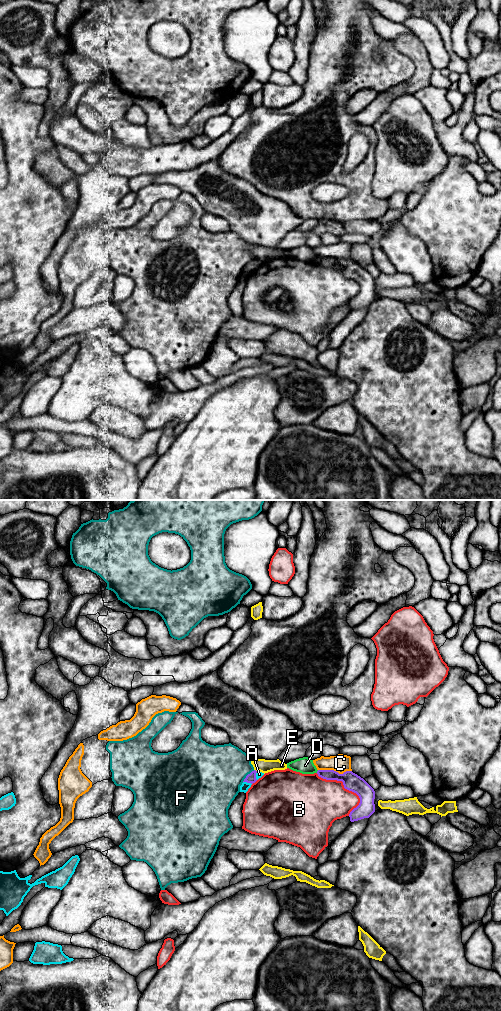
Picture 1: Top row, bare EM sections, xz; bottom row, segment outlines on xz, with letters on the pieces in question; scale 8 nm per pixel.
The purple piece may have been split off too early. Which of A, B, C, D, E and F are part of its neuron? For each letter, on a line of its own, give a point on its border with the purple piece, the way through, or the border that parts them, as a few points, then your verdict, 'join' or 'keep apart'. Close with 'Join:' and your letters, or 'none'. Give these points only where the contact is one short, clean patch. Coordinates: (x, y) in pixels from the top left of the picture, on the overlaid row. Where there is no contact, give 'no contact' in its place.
A: meets purple in xz at (247, 782); border along xz (243, 781), (251, 784); keep apart
B: meets purple in xz at (345, 788); keep apart
C: meets purple in xz at (335, 771); keep apart
D: meets purple in xz at (317, 771); keep apart
E: meets purple in xz at (255, 770); keep apart
F: meets purple in xz at (247, 775); border along xz (254, 770), (242, 781); keep apart
Join: none

